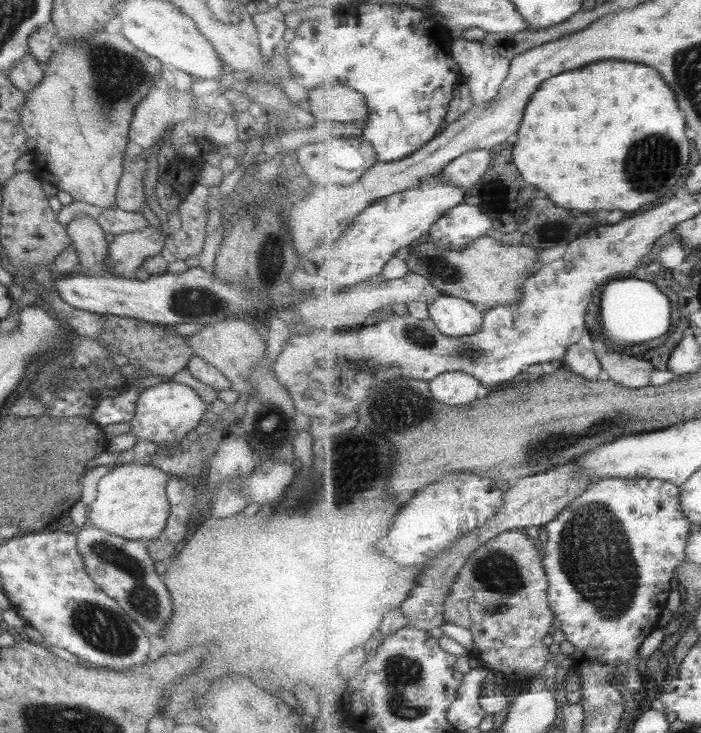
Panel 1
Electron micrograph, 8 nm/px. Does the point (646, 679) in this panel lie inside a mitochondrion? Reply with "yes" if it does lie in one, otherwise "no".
no

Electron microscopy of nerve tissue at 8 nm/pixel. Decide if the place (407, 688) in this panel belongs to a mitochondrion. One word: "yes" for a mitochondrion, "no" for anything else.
yes

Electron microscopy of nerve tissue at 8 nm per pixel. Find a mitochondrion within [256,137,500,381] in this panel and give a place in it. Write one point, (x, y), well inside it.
(437, 266)

